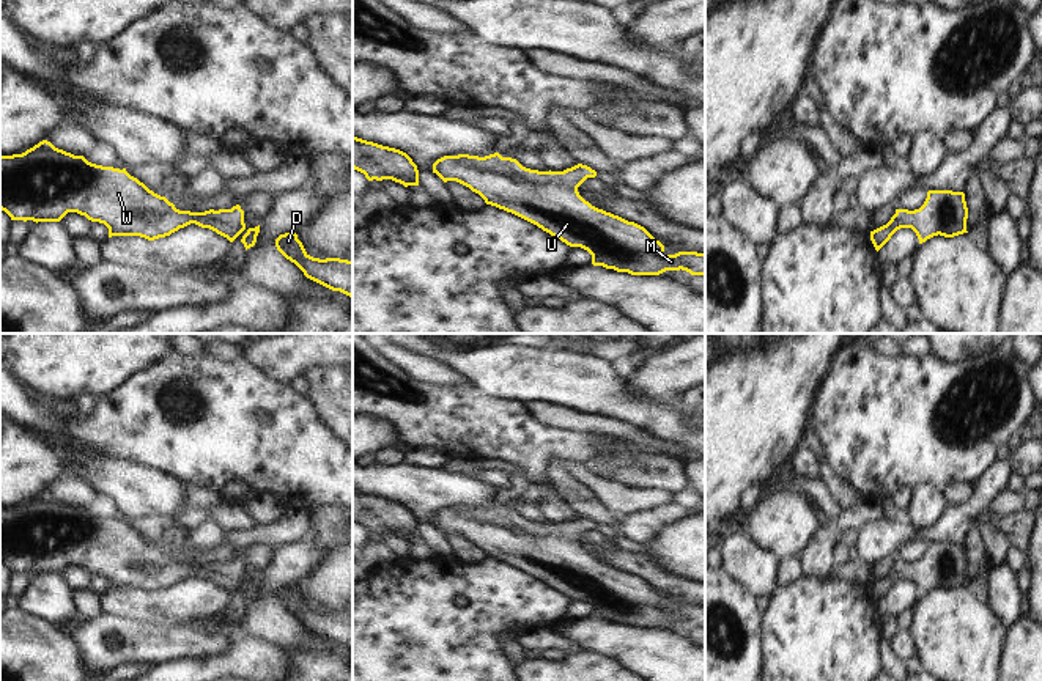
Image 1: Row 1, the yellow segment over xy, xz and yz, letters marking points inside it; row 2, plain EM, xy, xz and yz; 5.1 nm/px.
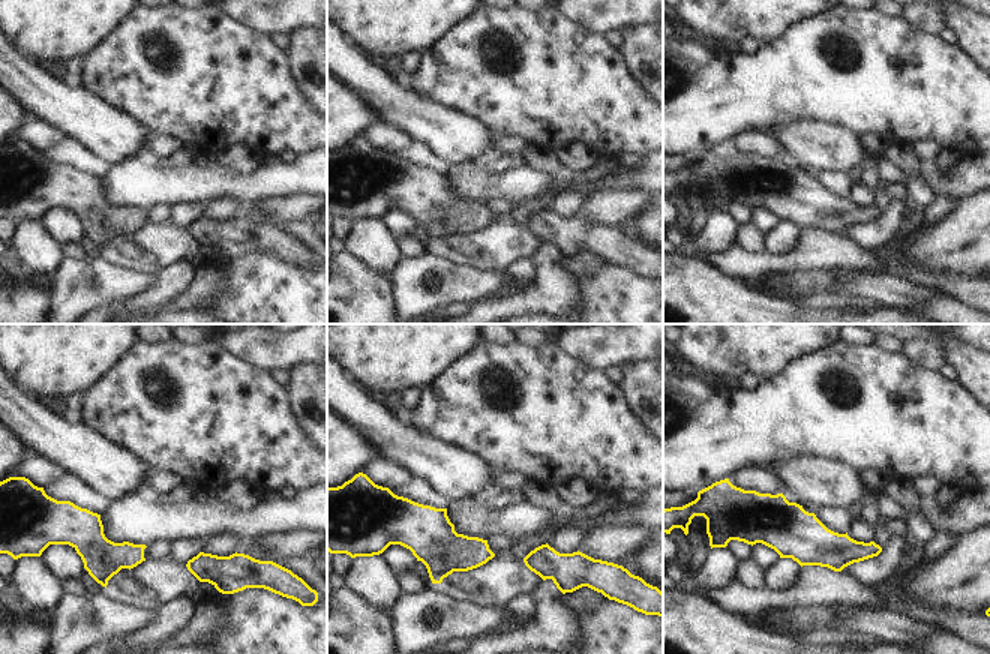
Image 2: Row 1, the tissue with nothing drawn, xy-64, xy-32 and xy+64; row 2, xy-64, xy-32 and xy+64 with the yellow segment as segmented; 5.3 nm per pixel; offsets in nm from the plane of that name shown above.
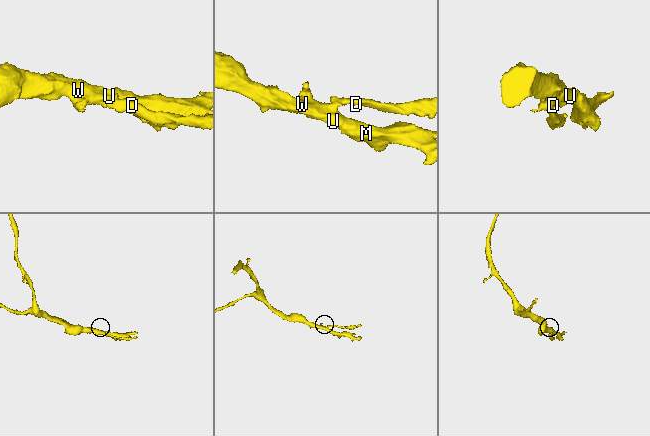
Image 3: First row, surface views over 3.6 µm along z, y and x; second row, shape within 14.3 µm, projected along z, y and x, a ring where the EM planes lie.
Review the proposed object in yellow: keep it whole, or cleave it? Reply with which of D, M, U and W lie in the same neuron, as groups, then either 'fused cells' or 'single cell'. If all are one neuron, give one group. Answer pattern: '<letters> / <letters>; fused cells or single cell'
D M U W; single cell

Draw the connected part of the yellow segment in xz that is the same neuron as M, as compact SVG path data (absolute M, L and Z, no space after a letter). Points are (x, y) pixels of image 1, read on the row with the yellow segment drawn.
M499 153L479 157L444 156L433 164L444 182L456 181L479 193L486 204L512 212L570 247L592 255L593 266L631 275L686 271L705 275L705 253L664 255L664 245L644 226L586 201L578 187L597 171L578 164L563 171L538 171Z

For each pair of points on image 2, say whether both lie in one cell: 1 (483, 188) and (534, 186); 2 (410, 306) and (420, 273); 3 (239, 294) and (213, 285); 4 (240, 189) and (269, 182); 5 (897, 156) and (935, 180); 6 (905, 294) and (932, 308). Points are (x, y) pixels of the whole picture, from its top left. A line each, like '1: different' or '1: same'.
1: same
2: same
3: different
4: same
5: different
6: different

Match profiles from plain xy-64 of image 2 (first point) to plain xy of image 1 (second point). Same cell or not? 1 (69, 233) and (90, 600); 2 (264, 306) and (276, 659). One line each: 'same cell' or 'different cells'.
1: different cells
2: different cells

